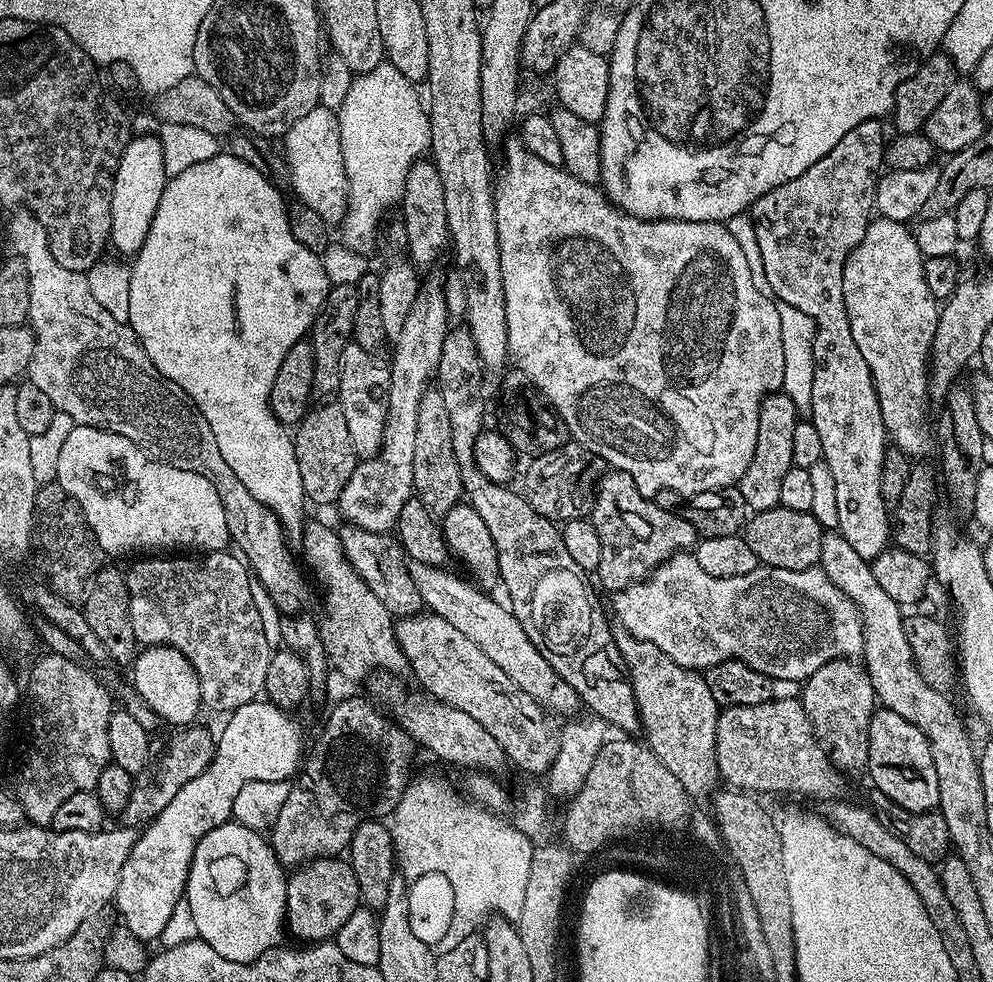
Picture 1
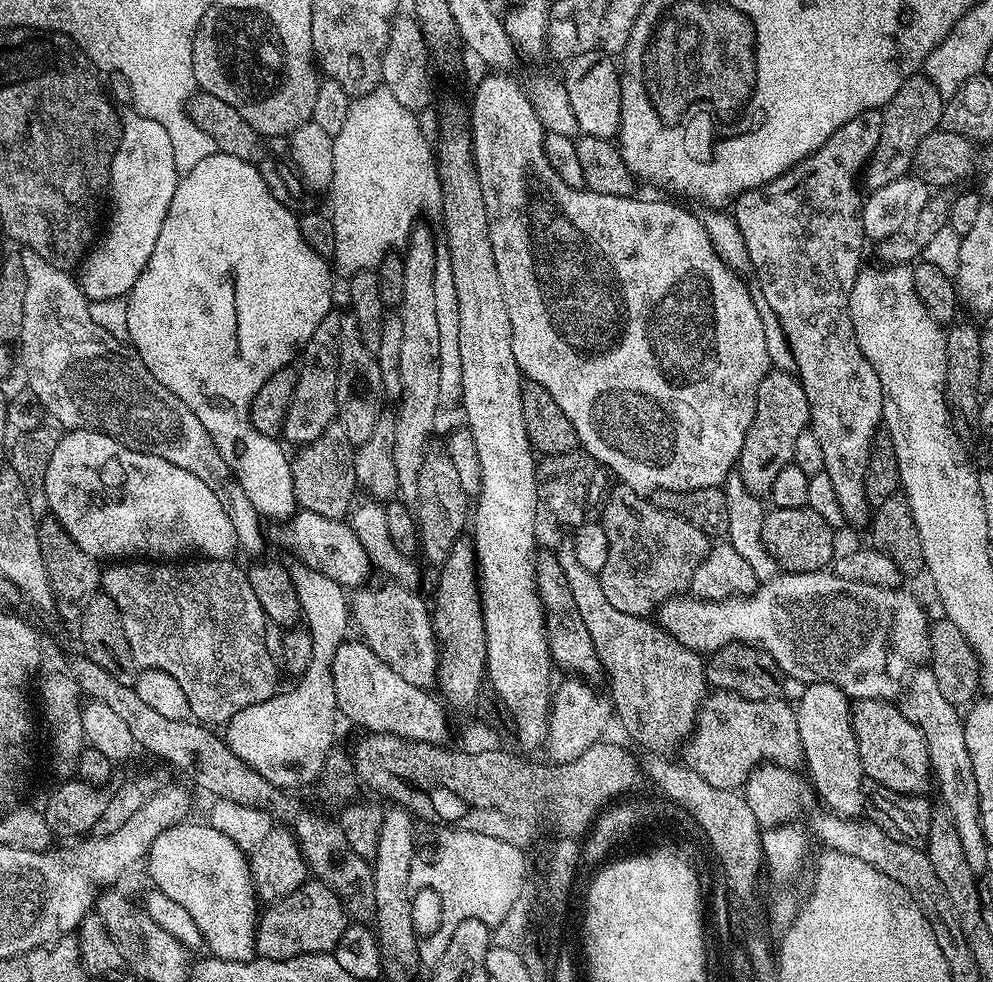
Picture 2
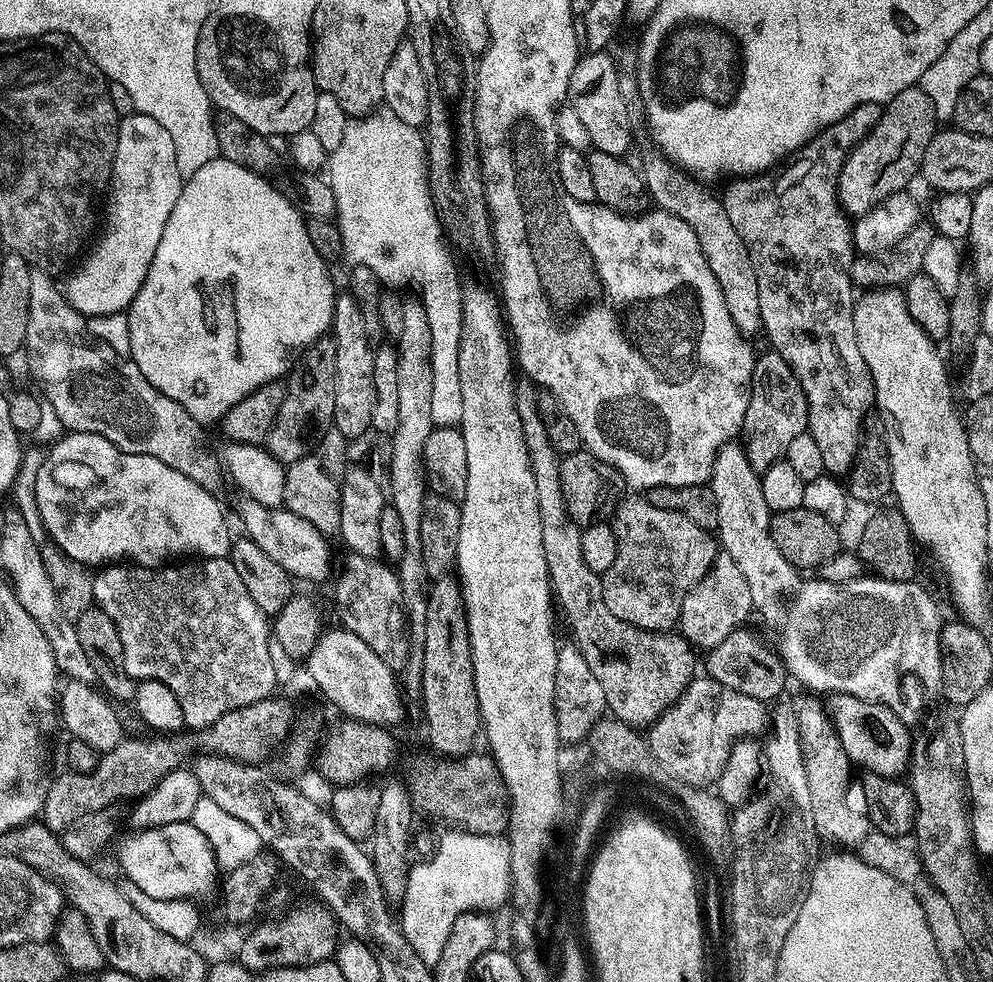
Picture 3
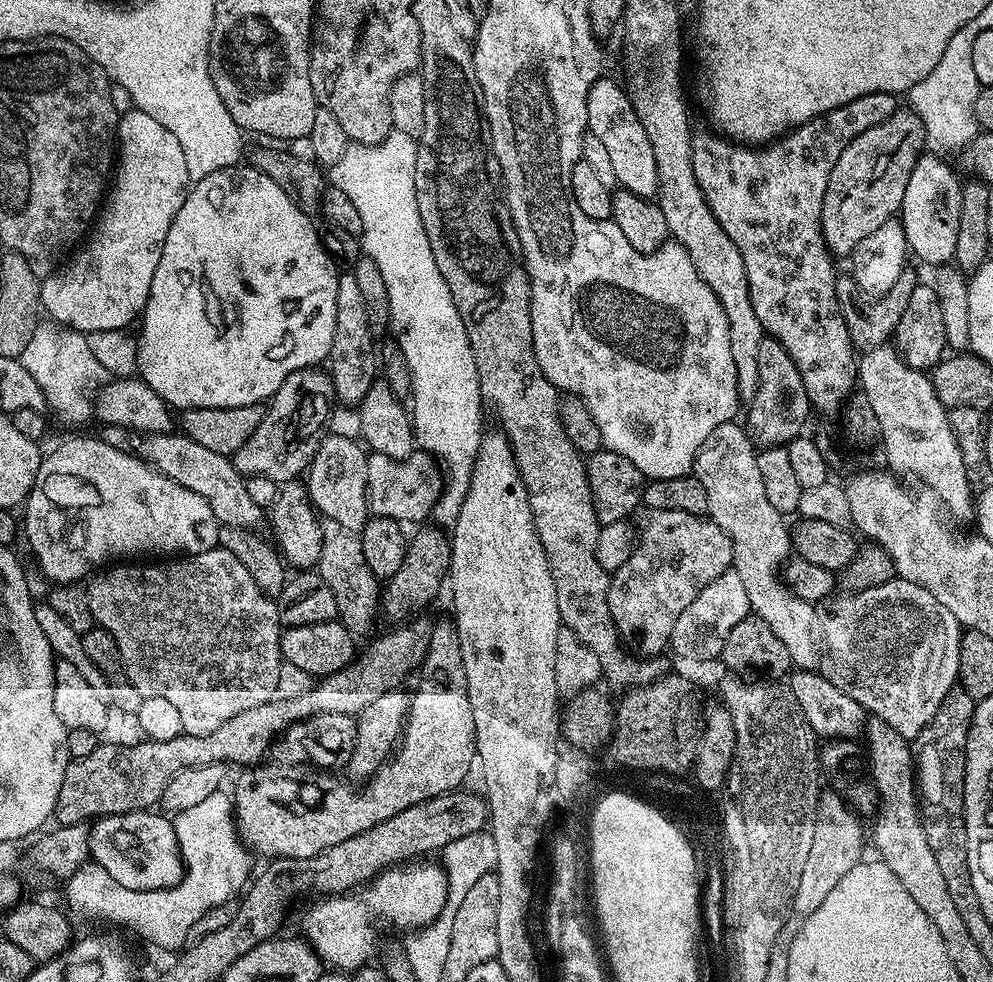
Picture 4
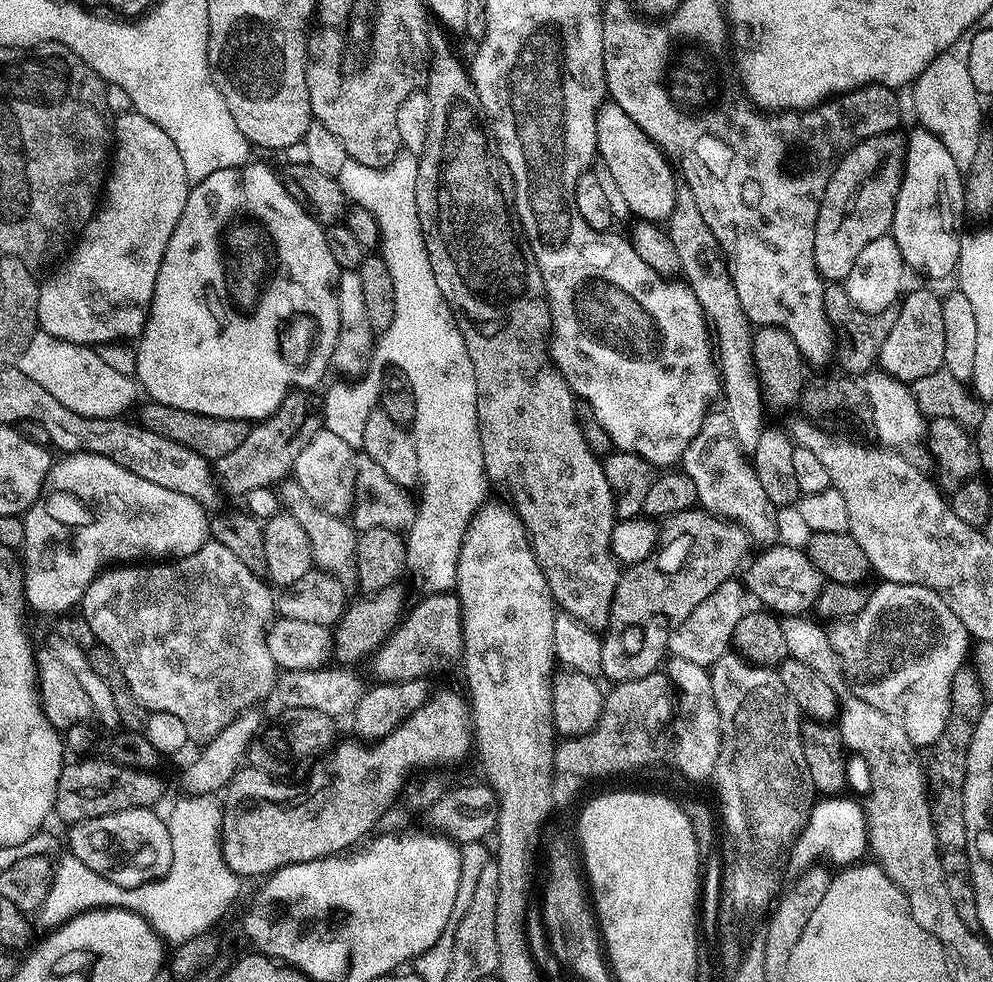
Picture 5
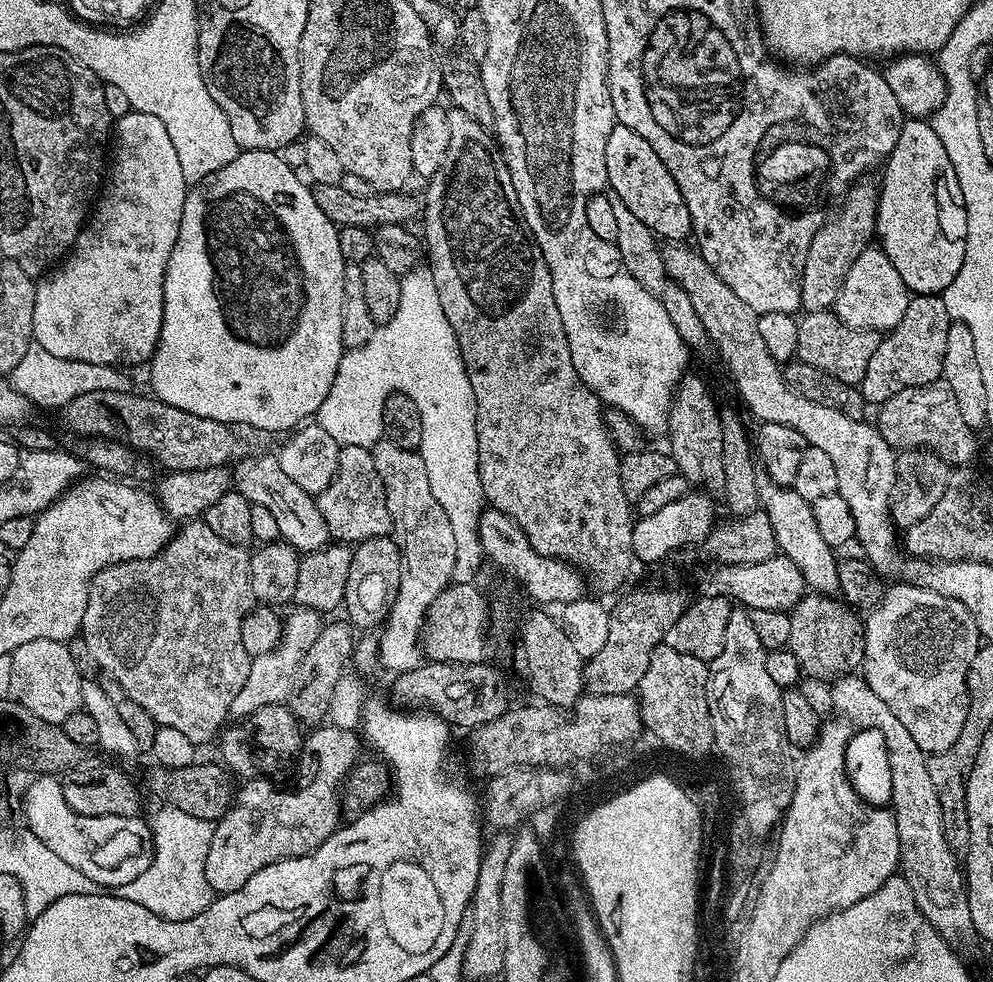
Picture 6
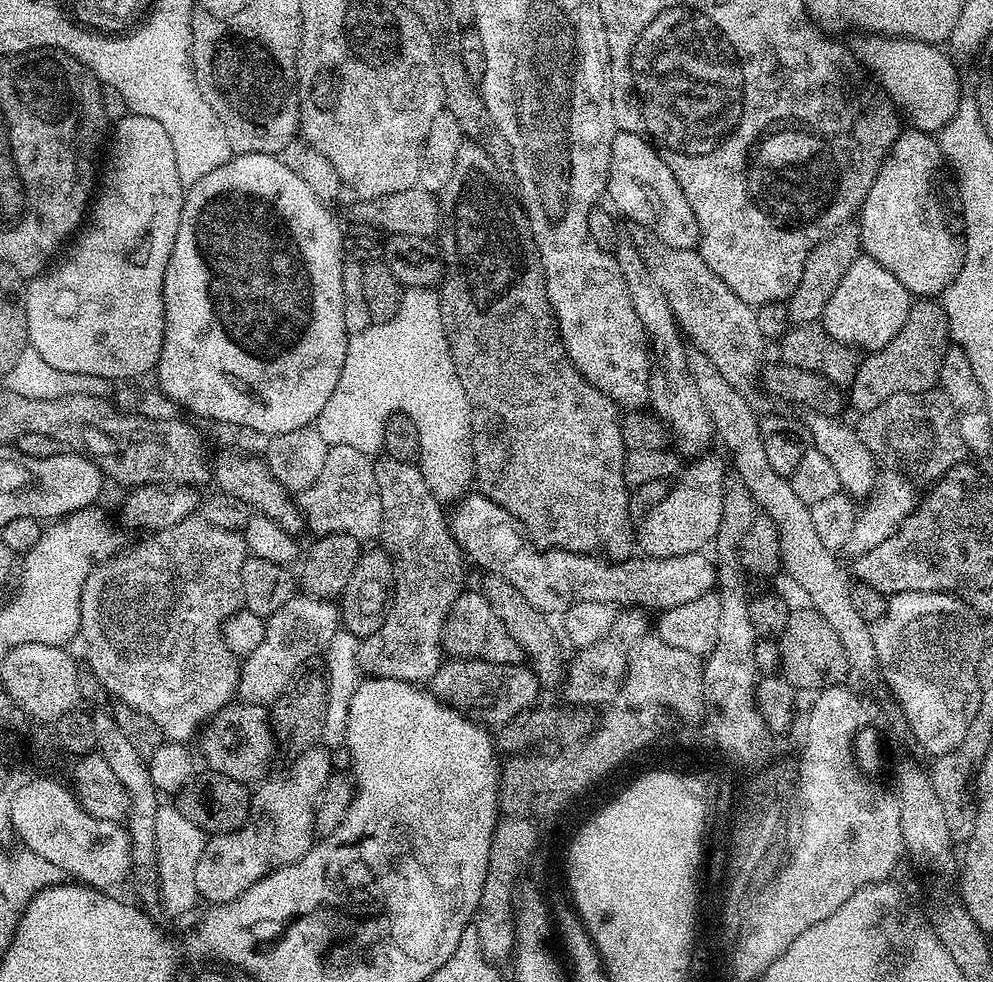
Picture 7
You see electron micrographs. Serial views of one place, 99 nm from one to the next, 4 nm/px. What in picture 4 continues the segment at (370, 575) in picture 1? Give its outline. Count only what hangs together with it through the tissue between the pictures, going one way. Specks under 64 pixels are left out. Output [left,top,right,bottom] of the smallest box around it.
[102,424,265,530]

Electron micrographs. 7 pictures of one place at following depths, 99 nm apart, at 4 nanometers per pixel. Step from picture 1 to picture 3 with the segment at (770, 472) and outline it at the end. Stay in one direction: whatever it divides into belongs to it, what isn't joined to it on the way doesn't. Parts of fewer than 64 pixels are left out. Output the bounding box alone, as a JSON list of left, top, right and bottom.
[742,350,808,472]

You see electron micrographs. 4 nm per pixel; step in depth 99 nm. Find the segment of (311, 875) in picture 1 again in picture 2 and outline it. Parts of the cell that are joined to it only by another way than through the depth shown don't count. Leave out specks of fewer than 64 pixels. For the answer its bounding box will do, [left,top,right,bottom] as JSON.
[256,878,350,960]

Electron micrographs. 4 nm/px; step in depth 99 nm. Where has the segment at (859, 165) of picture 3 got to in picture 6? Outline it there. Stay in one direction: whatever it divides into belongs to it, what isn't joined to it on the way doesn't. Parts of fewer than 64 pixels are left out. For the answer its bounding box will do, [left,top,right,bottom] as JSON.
[800,178,879,312]

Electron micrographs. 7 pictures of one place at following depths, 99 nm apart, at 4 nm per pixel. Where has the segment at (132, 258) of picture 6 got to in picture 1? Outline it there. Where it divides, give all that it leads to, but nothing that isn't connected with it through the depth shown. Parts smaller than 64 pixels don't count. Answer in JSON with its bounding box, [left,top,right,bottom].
[110,135,170,258]

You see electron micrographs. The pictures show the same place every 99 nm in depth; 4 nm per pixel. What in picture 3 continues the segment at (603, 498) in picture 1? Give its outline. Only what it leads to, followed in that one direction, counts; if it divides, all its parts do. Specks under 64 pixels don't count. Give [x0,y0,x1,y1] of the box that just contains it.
[600,495,718,632]

